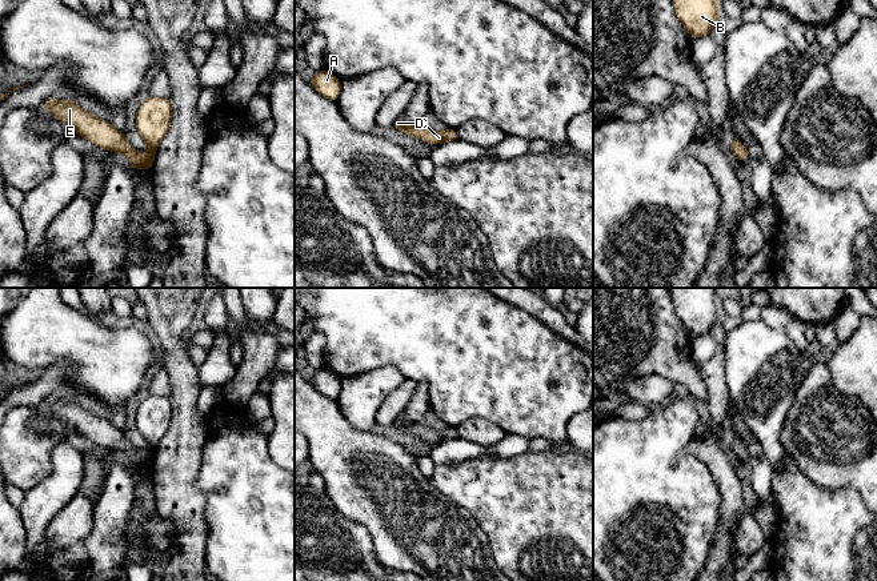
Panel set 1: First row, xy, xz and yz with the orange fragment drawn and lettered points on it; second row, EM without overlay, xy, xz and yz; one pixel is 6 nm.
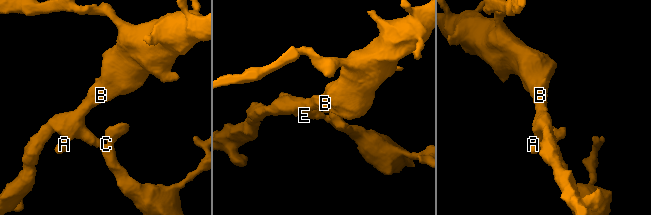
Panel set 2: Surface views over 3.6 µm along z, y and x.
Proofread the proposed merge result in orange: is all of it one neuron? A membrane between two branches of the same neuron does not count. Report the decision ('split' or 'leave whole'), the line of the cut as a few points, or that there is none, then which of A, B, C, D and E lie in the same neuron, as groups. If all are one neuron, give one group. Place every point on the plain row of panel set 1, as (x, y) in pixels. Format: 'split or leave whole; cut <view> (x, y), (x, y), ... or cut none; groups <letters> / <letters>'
leave whole; cut none; groups A B C D E

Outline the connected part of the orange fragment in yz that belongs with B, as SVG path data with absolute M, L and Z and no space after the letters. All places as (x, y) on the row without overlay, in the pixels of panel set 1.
M670 288L674 310L689 336L709 334L721 318L720 296L726 288Z

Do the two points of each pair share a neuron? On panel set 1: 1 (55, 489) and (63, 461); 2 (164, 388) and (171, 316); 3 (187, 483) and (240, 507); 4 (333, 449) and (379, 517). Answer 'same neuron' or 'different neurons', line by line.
1: same neuron
2: different neurons
3: different neurons
4: same neuron

